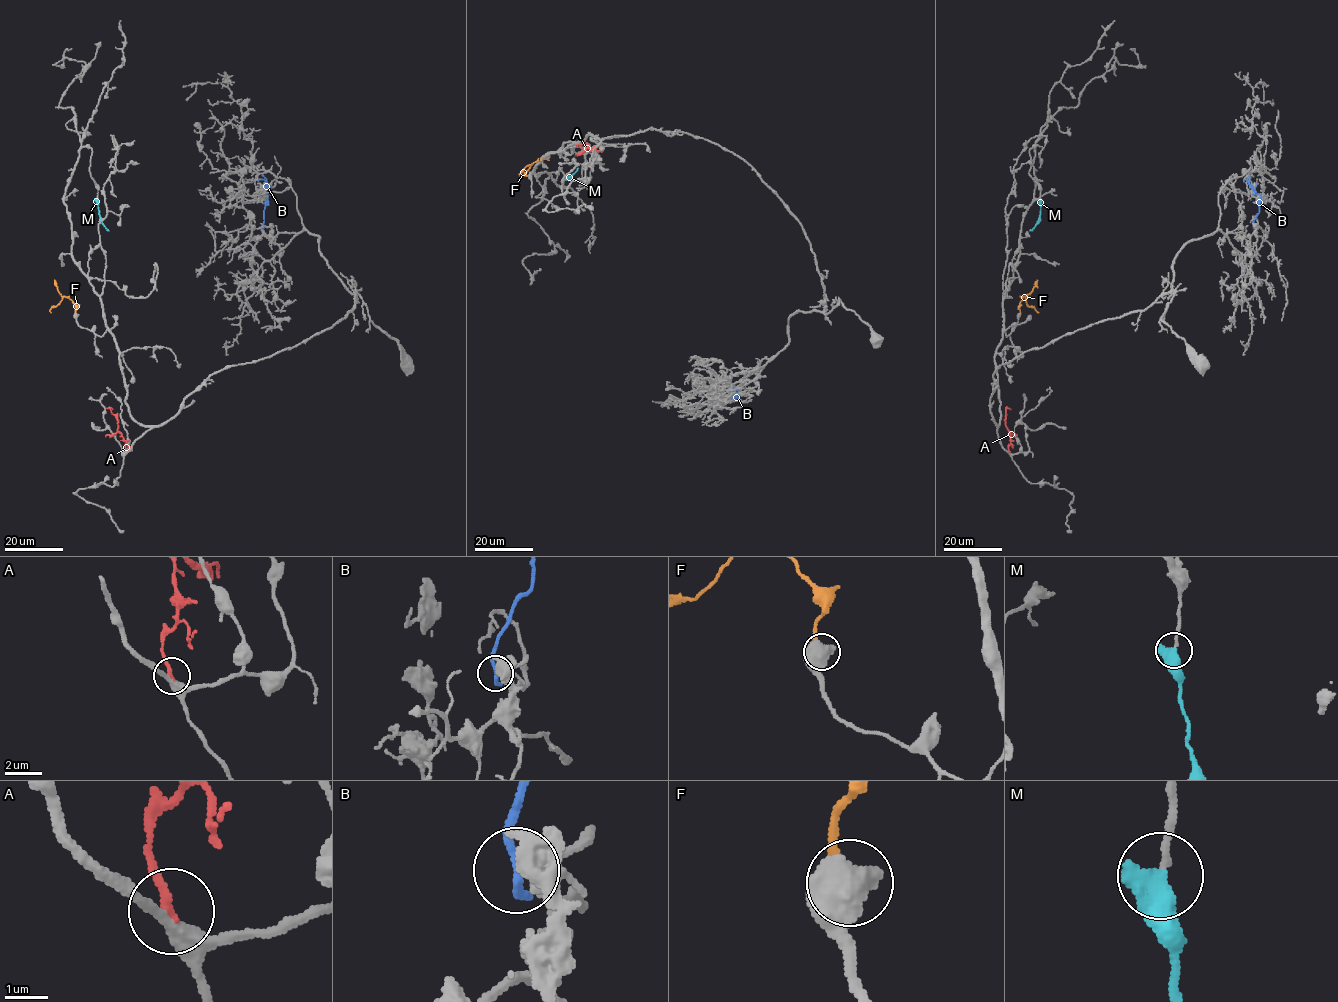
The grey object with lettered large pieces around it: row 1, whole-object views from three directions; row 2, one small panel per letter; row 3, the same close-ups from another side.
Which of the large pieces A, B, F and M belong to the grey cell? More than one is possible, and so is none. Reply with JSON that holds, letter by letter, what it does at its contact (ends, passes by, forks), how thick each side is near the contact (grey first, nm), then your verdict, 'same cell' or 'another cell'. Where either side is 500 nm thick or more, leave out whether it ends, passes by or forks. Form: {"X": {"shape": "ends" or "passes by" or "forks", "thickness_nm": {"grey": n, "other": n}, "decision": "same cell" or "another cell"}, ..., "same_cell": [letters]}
{"A": {"shape": "ends", "thickness_nm": {"grey": 300, "other": 200}, "decision": "another cell"}, "B": {"shape": "ends", "thickness_nm": {"grey": 280, "other": 260}, "decision": "another cell"}, "F": {"thickness_nm": {"grey": 800, "other": 240}, "decision": "another cell"}, "M": {"thickness_nm": {"grey": 160, "other": 650}, "decision": "same cell"}, "same_cell": ["M"]}

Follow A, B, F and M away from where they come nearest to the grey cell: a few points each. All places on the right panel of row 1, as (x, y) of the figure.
A: (1010, 452), (1010, 433), (1005, 419), (1005, 409), (1010, 409)
B: (1253, 226), (1259, 212), (1259, 195), (1246, 179), (1243, 181)
F: (1020, 315), (1019, 305), (1024, 296), (1026, 305), (1038, 313)
M: (1040, 199), (1039, 221), (1029, 231)

